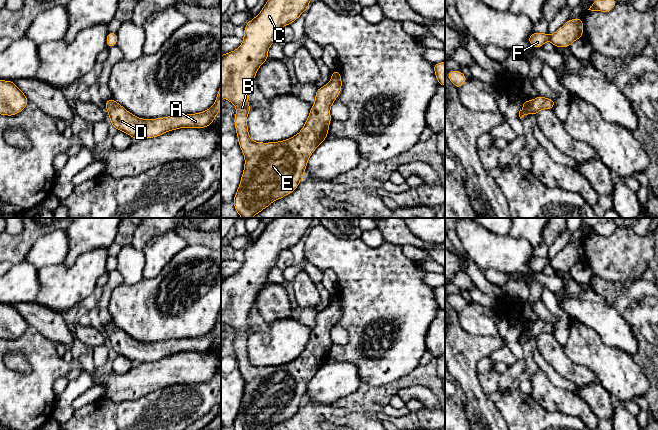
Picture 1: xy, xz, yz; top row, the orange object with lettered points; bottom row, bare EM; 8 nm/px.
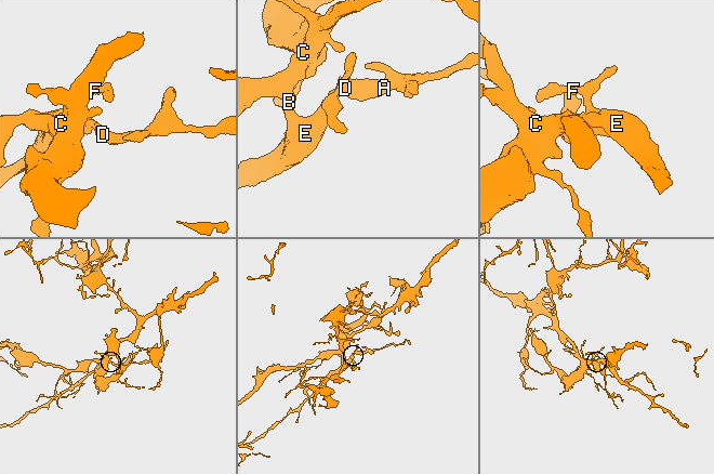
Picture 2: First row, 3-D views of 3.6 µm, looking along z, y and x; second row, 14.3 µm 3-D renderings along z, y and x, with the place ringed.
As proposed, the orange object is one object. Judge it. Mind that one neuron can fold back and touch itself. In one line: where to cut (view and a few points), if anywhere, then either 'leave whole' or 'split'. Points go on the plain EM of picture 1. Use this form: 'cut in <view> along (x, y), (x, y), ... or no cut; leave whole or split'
no cut; leave whole

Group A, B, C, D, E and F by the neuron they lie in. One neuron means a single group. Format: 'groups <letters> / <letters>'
groups A B C D E F

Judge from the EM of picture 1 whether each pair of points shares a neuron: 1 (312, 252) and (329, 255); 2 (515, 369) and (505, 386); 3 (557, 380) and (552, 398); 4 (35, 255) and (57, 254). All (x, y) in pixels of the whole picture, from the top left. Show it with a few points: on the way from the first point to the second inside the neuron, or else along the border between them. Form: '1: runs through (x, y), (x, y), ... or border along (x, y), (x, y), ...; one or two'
1: runs through (316, 252), (325, 252); one
2: runs through (512, 373), (505, 382); one
3: border along (538, 369), (556, 386), (575, 393); two
4: runs through (40, 255), (52, 254); one

